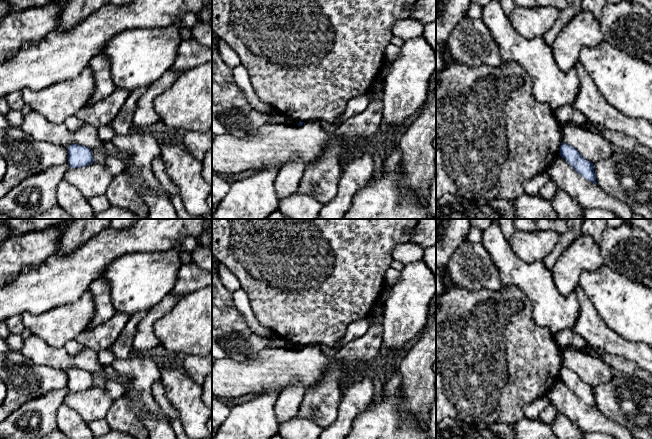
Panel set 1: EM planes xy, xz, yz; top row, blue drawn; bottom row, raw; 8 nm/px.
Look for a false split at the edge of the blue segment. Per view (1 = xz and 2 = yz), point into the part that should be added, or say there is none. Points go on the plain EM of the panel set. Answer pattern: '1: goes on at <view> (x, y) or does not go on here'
1: does not go on here
2: does not go on here

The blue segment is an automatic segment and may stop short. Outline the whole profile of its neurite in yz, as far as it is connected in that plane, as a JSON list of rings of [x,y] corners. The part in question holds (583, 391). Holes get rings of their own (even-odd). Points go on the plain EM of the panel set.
[[[562,366],[559,378],[579,399],[597,408],[593,387],[583,382],[574,371]]]

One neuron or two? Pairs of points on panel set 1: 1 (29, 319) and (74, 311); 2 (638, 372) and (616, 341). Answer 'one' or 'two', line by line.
1: one
2: two

